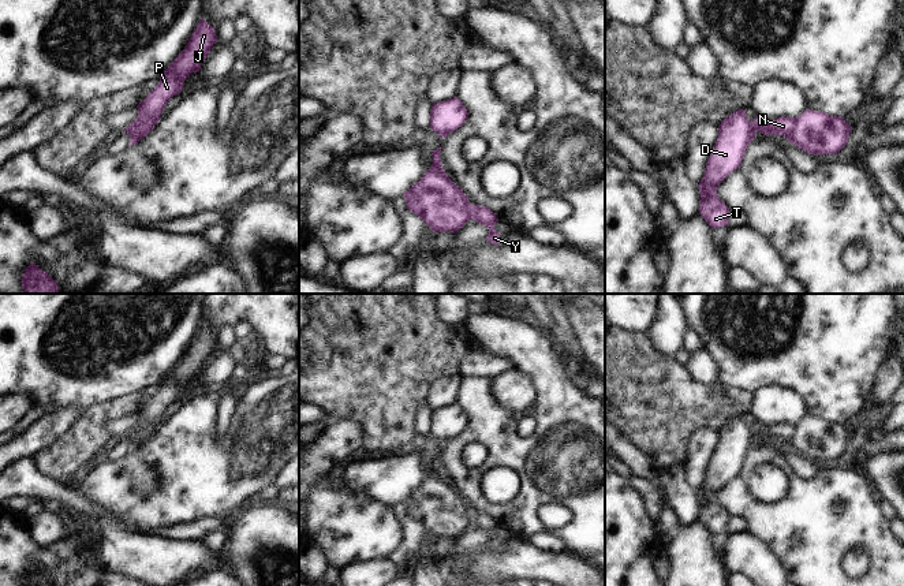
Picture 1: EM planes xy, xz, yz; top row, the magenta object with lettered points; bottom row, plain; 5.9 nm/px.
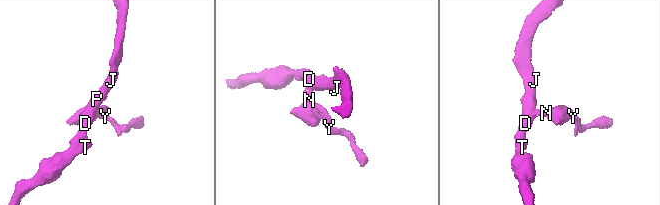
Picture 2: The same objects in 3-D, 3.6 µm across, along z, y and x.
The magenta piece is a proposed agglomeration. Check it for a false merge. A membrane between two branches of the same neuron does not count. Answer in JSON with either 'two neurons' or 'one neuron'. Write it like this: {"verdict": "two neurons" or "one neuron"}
{"verdict": "two neurons"}

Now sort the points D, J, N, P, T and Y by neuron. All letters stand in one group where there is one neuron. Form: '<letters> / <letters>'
D J P T / N Y

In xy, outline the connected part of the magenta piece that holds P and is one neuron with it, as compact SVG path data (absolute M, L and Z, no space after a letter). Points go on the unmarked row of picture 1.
M201 324L187 351L160 382L158 391L138 410L137 425L126 434L130 451L146 443L161 423L165 410L183 395L191 378L198 378L202 367L217 348L216 336Z

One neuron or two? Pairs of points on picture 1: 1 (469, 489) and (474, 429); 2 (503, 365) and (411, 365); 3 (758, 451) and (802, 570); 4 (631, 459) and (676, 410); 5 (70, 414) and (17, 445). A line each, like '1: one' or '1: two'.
1: one
2: two
3: one
4: two
5: one

